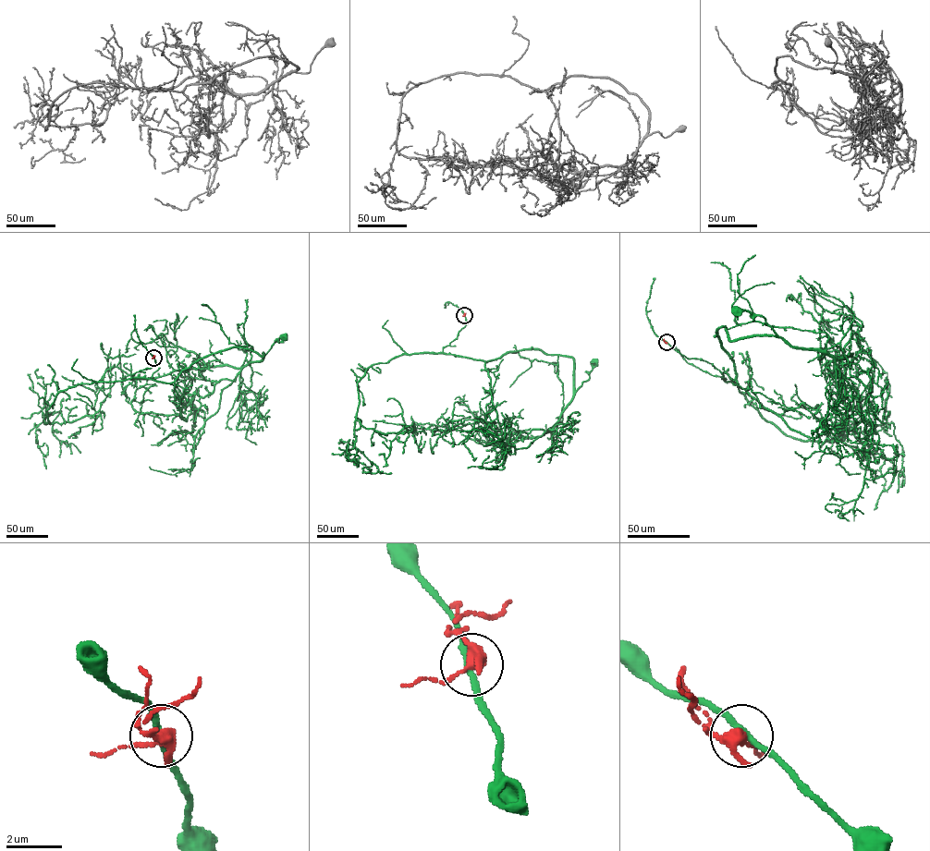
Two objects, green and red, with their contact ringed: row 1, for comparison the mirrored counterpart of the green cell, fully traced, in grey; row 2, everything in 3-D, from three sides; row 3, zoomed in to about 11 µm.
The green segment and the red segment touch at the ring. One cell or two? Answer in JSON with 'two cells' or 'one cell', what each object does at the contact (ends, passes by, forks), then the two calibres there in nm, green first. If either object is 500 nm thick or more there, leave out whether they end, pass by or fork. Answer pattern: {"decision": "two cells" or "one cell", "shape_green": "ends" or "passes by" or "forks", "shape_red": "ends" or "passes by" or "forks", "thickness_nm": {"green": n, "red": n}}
{"decision": "two cells", "shape_green": "passes by", "shape_red": "forks", "thickness_nm": {"green": 240, "red": 300}}

